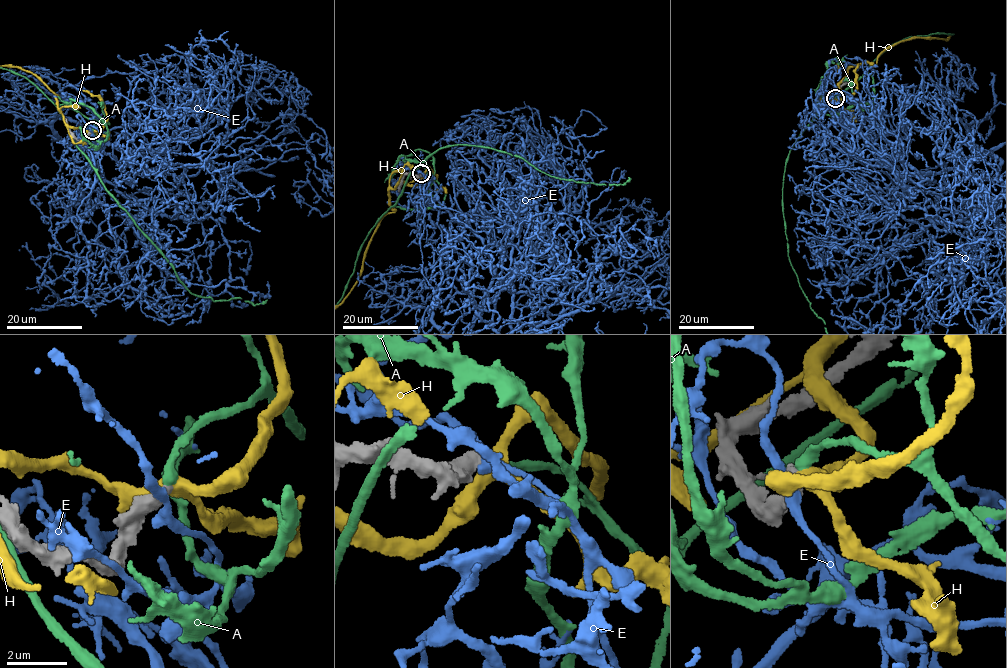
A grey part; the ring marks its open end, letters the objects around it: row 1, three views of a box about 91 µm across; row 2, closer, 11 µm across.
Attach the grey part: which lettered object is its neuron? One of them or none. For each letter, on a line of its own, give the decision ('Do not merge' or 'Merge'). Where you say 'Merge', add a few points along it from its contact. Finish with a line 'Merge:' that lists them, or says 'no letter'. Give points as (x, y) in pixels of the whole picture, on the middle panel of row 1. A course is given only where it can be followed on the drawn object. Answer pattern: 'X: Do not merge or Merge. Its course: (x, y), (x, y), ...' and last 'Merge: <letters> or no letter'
A: Merge
E: Do not merge
H: Do not merge
Merge: A

